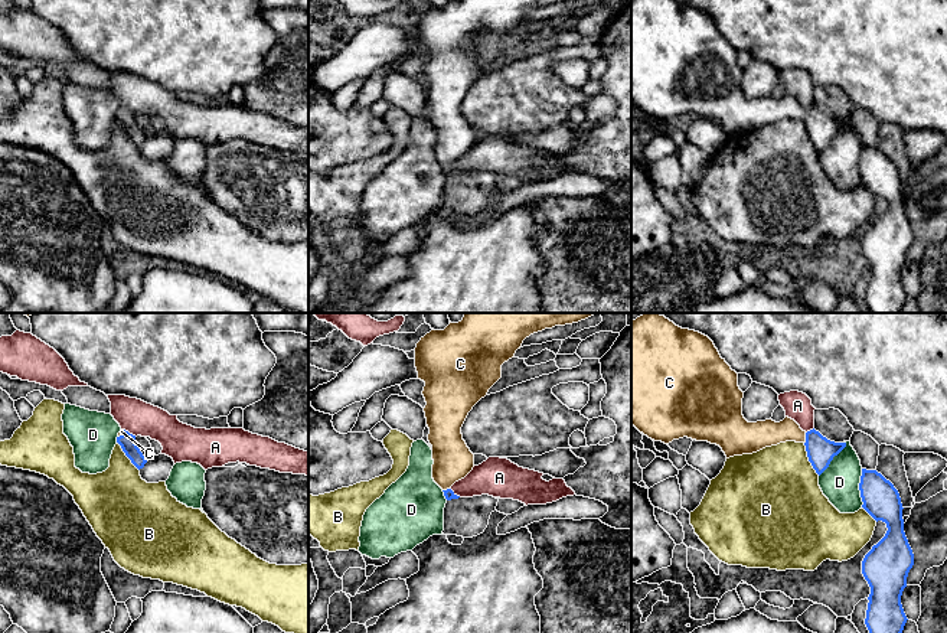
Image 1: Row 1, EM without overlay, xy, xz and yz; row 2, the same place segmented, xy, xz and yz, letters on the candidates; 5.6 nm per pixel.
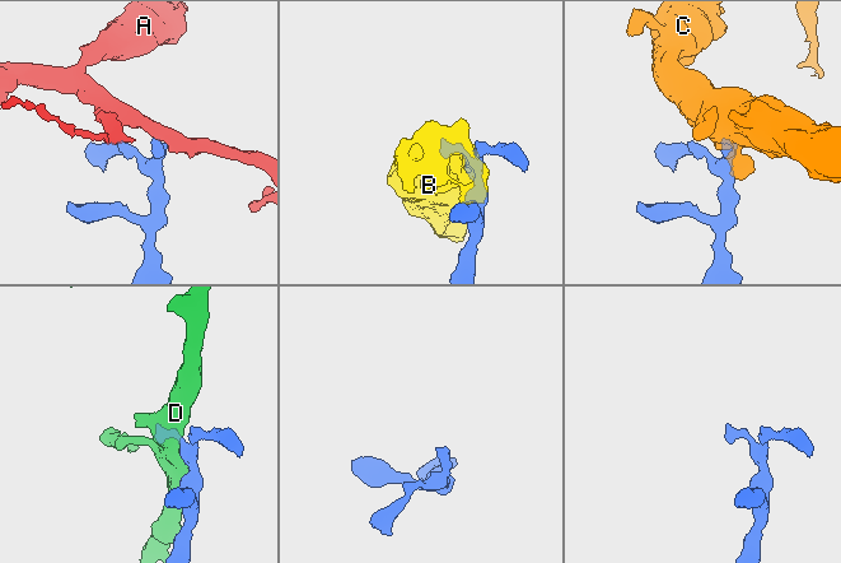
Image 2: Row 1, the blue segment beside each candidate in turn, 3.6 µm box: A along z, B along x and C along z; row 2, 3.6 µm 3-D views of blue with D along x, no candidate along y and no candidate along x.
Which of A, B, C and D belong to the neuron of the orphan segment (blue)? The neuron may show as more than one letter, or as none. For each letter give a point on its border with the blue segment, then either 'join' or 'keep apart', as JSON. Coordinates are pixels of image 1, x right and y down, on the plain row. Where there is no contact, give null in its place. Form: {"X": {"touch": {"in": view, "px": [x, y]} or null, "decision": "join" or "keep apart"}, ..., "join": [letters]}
{"A": {"touch": {"in": "xy", "px": [129, 110]}, "decision": "keep apart"}, "B": {"touch": {"in": "yz", "px": [809, 136]}, "decision": "keep apart"}, "C": {"touch": {"in": "yz", "px": [806, 116]}, "decision": "join"}, "D": {"touch": {"in": "yz", "px": [859, 165]}, "decision": "keep apart"}, "join": ["C"]}

